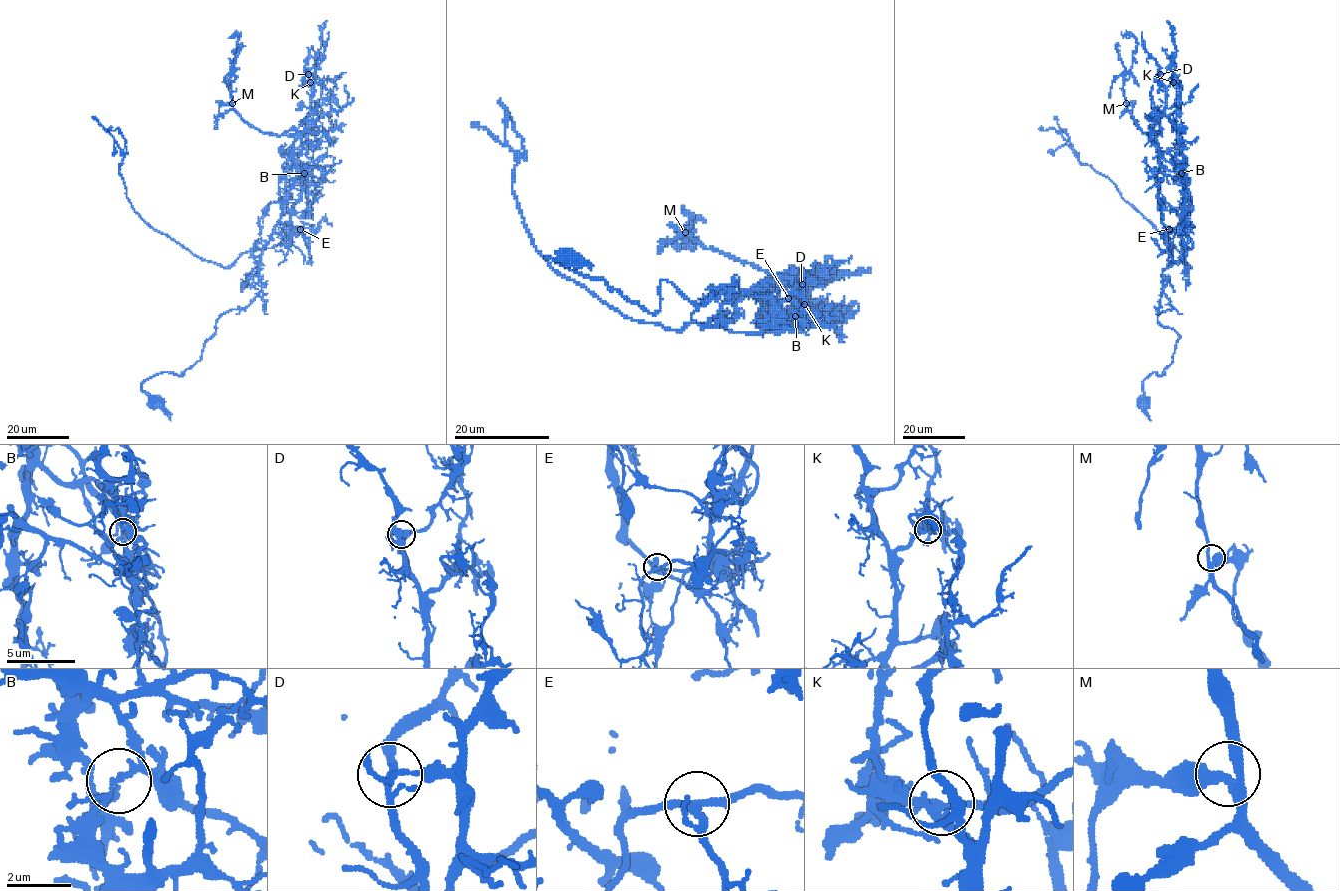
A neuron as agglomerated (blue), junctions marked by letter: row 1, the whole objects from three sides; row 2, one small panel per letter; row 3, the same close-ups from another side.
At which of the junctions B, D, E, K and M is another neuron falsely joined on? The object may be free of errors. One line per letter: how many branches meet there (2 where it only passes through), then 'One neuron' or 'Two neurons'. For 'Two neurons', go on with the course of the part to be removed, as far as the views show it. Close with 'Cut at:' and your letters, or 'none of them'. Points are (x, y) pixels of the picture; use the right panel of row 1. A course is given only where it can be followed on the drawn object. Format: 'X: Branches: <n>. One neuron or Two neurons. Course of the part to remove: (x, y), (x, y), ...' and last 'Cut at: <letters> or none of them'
B: Branches: 3. Two neurons. Course of the part to remove: (1181, 172), (1192, 206), (1182, 218), (1192, 243), (1190, 267), (1115, 184), (1082, 164), (1061, 132), (1041, 126)
D: Branches: 3. One neuron
E: Branches: 3. One neuron
K: Branches: 3. One neuron
M: Branches: 3. One neuron
Cut at: B

